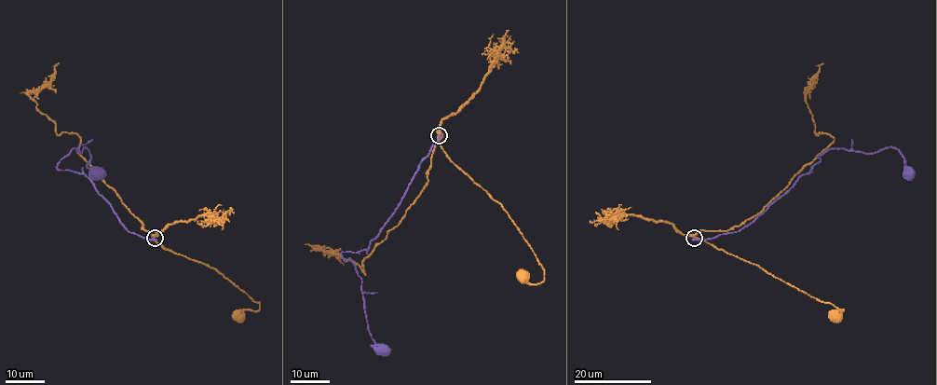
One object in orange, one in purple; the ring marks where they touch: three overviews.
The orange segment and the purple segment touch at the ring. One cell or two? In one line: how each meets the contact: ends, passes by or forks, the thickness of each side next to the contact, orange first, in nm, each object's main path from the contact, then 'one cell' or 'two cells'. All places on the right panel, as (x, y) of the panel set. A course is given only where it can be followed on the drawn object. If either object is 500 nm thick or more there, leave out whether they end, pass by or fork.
orange passes by; purple ends there; 280 nm thick on the orange side, 240 nm on the other; orange runs (694, 237), (843, 309), (835, 316); purple runs (694, 237), (715, 238), (750, 225), (830, 149), (872, 153), (893, 147), (902, 156), (907, 173); two cells

